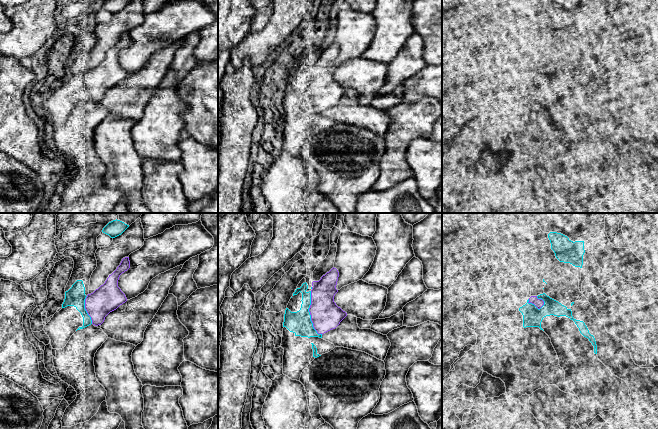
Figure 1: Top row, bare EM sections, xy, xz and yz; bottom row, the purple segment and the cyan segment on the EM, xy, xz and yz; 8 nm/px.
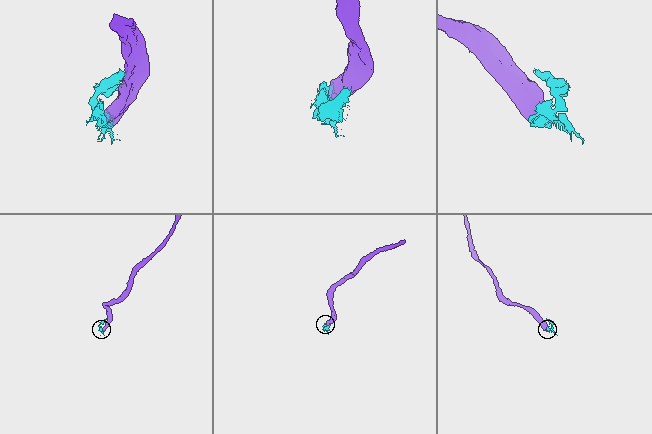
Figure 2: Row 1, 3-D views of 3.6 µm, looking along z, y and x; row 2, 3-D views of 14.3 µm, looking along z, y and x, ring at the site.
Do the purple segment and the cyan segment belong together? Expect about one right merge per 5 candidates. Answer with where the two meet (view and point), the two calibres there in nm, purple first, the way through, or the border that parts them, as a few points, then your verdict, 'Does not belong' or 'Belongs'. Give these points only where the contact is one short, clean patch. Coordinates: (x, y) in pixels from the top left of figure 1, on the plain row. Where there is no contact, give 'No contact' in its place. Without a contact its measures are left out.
Touches purple at xz (310, 90). Thickness 240 nm (purple) against 180 nm. Does not belong

